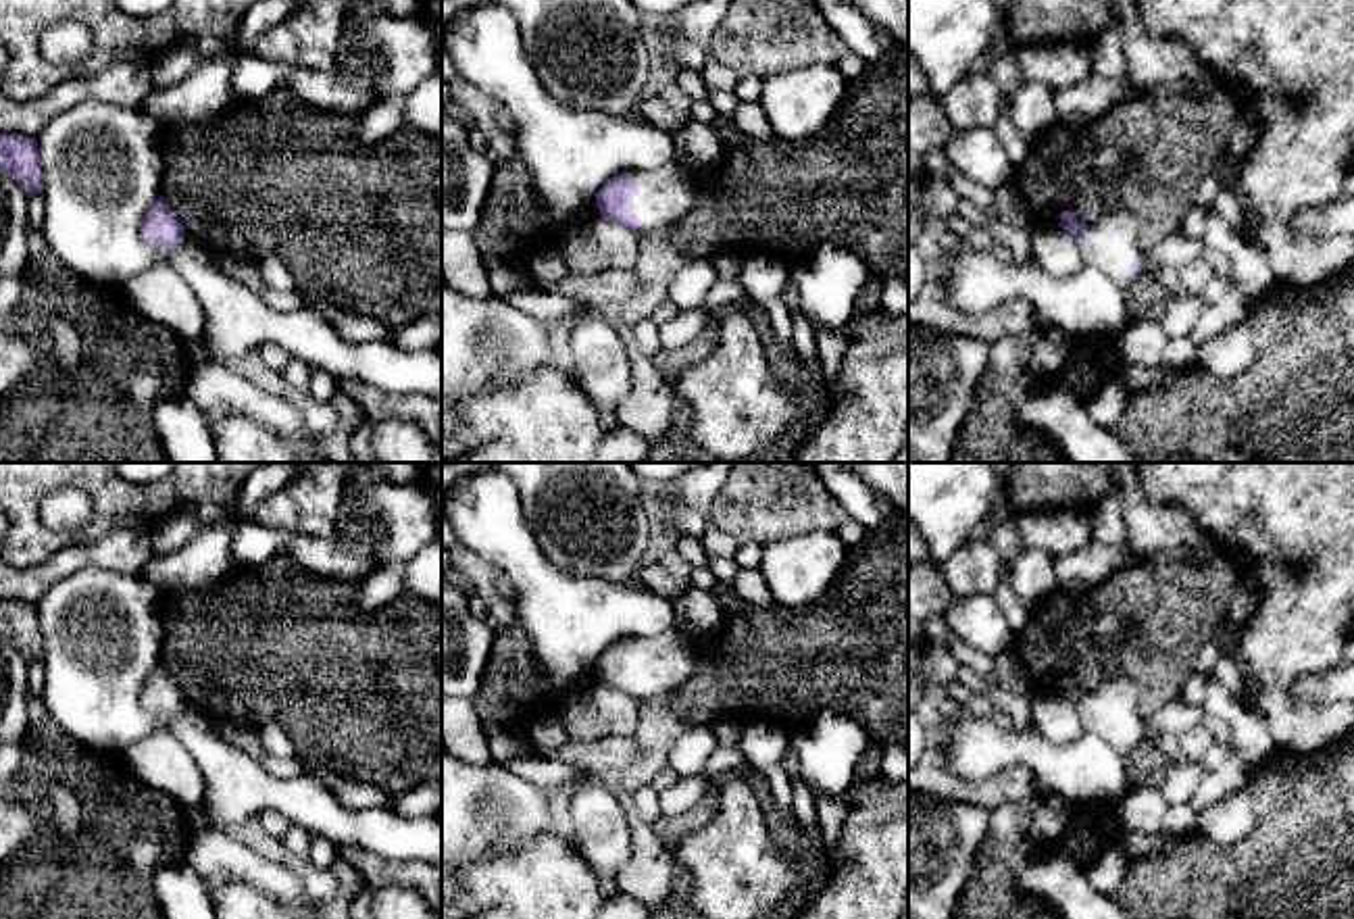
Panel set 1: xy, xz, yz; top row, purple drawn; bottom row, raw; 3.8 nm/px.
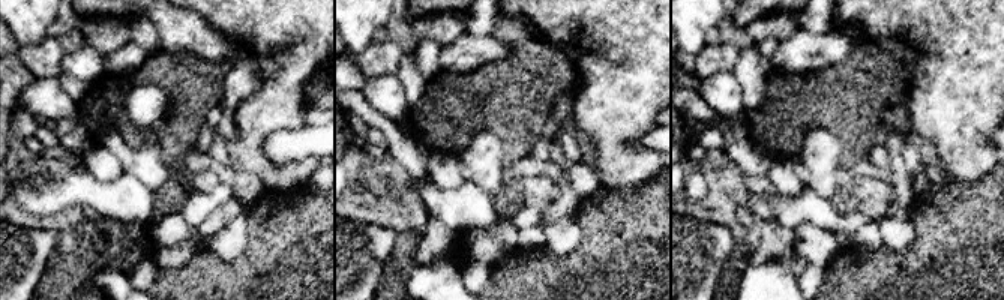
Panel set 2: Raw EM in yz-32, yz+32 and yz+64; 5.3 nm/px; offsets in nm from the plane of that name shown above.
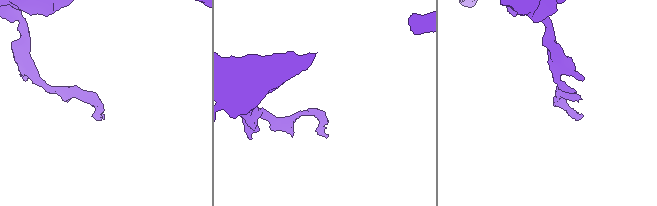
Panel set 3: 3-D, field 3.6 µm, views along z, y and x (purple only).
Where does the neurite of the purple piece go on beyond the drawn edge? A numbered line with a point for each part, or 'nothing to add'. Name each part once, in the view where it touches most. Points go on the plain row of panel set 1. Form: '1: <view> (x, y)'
1: xz (665, 663)

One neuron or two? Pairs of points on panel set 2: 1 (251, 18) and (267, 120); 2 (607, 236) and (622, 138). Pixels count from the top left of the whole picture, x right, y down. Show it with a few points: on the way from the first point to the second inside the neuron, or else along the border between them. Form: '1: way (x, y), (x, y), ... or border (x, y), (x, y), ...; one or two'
1: way (282, 27), (299, 44), (288, 57), (282, 89); one
2: border (649, 177), (629, 186), (607, 188), (601, 185); two

